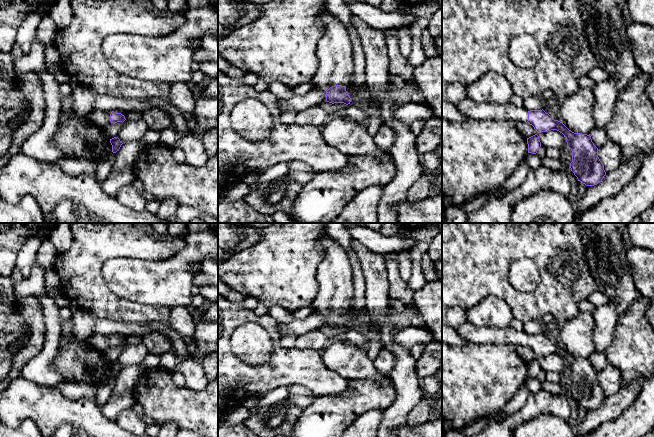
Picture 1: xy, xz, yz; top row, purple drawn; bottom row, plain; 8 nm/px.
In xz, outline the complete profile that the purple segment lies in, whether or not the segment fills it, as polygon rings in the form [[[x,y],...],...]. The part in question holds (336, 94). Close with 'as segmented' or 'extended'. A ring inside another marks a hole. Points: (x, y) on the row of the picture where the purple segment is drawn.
[[[327,6],[321,11],[320,20],[324,25],[324,35],[317,44],[317,56],[319,67],[311,83],[313,88],[326,93],[326,101],[329,103],[350,104],[351,98],[346,91],[346,86],[351,84],[353,75],[353,48],[347,28],[332,14]]] | extended

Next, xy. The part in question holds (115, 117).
[[[93,109],[88,113],[87,118],[92,124],[104,129],[110,123],[123,123],[126,120],[125,115],[125,113],[119,111]]] | extended

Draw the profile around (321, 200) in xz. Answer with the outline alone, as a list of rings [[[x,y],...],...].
[[[349,156],[348,164],[338,170],[316,172],[311,181],[302,186],[289,213],[294,223],[330,223],[361,191],[373,186],[386,186],[394,178],[396,167],[392,158]]]

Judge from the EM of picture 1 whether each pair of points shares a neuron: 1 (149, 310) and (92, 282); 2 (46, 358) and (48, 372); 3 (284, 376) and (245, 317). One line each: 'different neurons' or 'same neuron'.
1: same neuron
2: same neuron
3: same neuron

